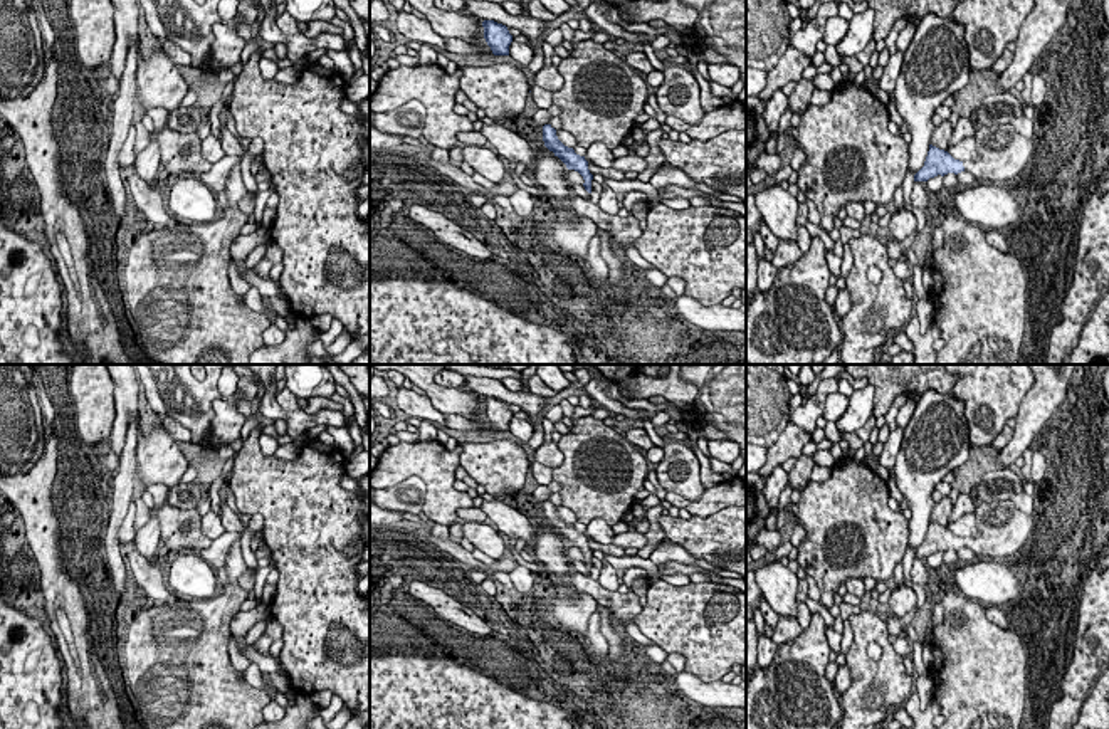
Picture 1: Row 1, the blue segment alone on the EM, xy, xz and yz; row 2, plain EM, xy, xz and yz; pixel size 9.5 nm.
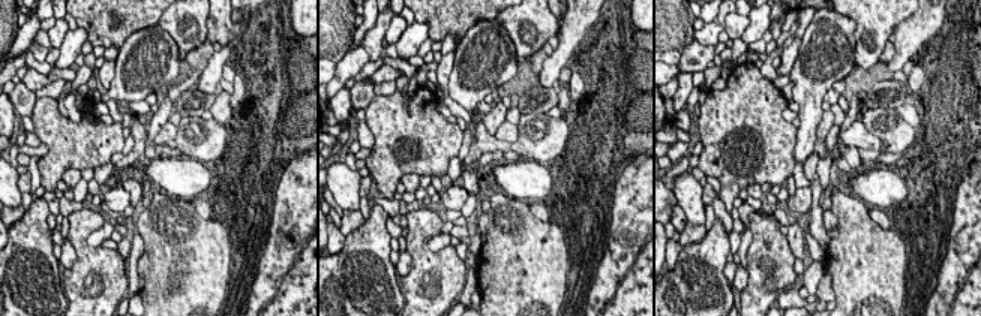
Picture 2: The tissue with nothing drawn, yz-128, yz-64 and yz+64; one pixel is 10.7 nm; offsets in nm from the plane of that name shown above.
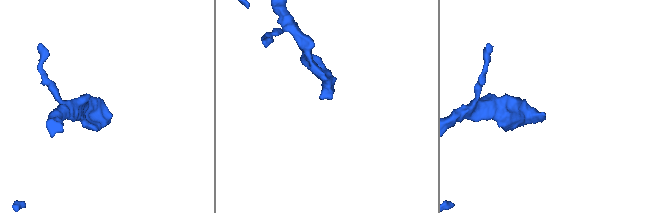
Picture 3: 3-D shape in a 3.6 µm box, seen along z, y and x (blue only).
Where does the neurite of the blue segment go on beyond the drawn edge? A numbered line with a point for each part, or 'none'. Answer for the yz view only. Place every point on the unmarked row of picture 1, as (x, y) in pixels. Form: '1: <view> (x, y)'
1: yz (1003, 529)

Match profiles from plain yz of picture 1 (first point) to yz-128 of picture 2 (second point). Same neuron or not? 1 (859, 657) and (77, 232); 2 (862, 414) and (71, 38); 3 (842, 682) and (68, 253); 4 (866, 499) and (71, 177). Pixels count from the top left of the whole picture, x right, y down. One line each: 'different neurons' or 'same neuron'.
1: same neuron
2: same neuron
3: same neuron
4: different neurons

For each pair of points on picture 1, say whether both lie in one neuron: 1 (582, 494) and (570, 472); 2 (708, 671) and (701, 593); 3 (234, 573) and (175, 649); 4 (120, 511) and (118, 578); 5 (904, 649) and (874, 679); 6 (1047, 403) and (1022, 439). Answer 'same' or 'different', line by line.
1: same
2: same
3: same
4: same
5: different
6: same

